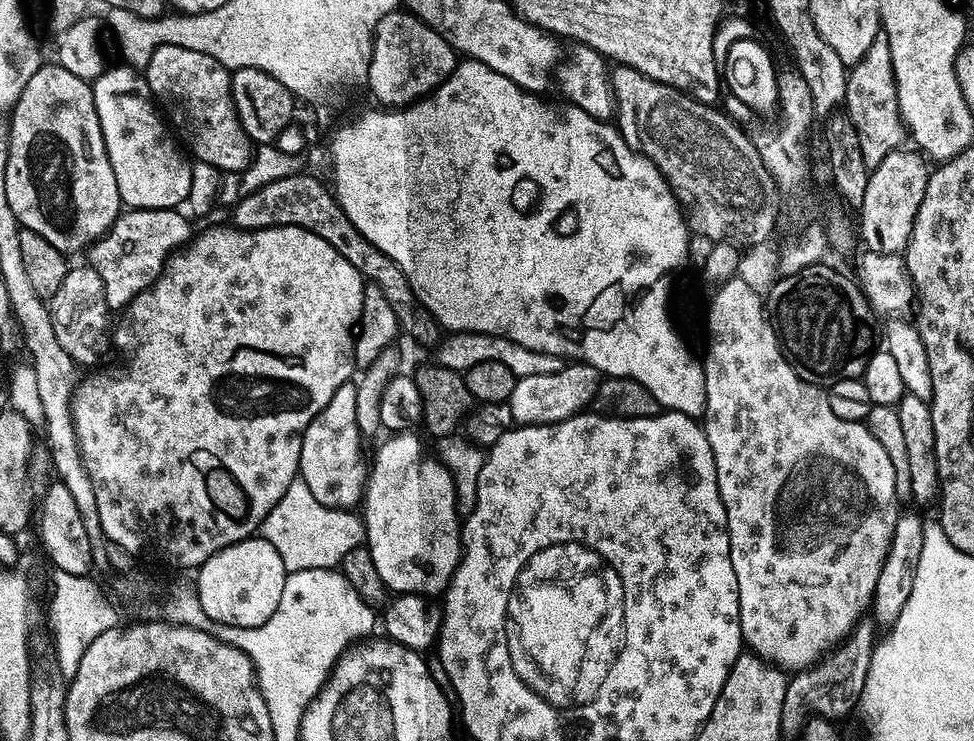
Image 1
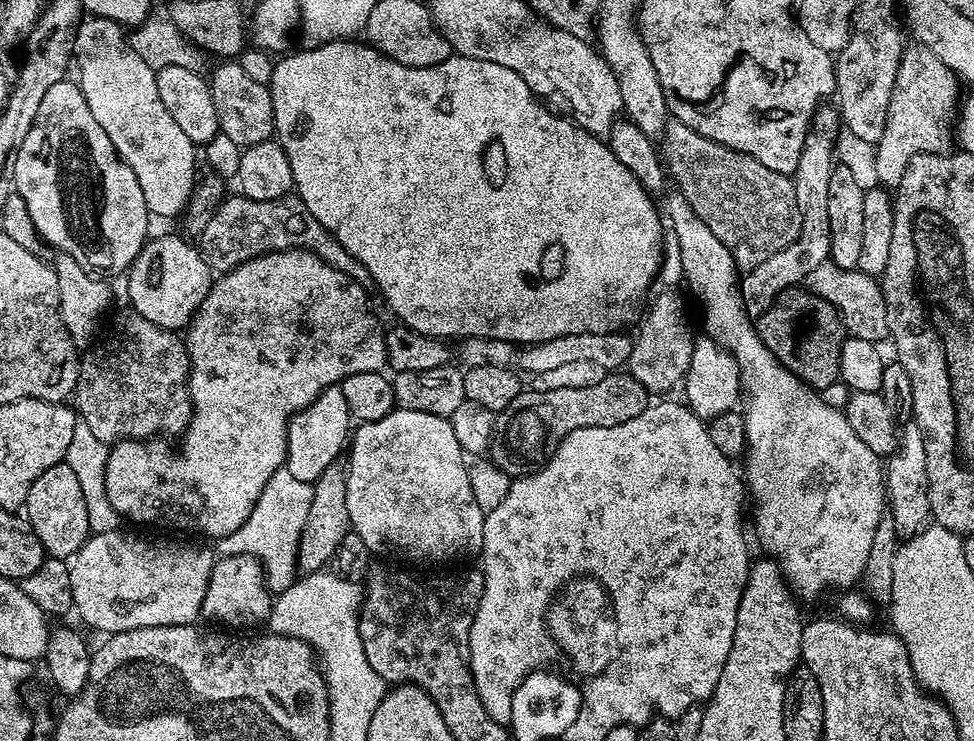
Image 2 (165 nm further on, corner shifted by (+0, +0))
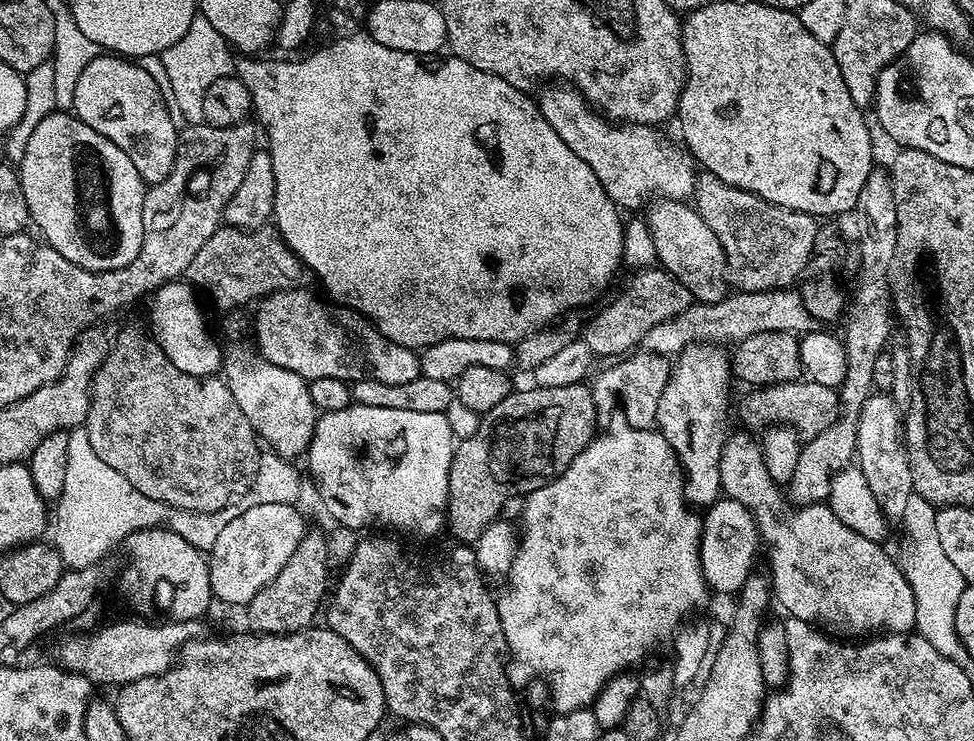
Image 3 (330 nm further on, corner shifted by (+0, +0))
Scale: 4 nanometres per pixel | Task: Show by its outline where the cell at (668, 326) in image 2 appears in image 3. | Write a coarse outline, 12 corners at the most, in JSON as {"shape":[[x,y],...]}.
{"shape":[[640,350],[592,384],[601,421],[651,427],[669,382],[665,356]]}

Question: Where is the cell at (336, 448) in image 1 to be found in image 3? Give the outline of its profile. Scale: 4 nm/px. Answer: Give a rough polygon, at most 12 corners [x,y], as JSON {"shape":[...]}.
{"shape":[[225,315],[222,378],[257,437],[295,461],[318,419],[309,381],[236,340]]}

